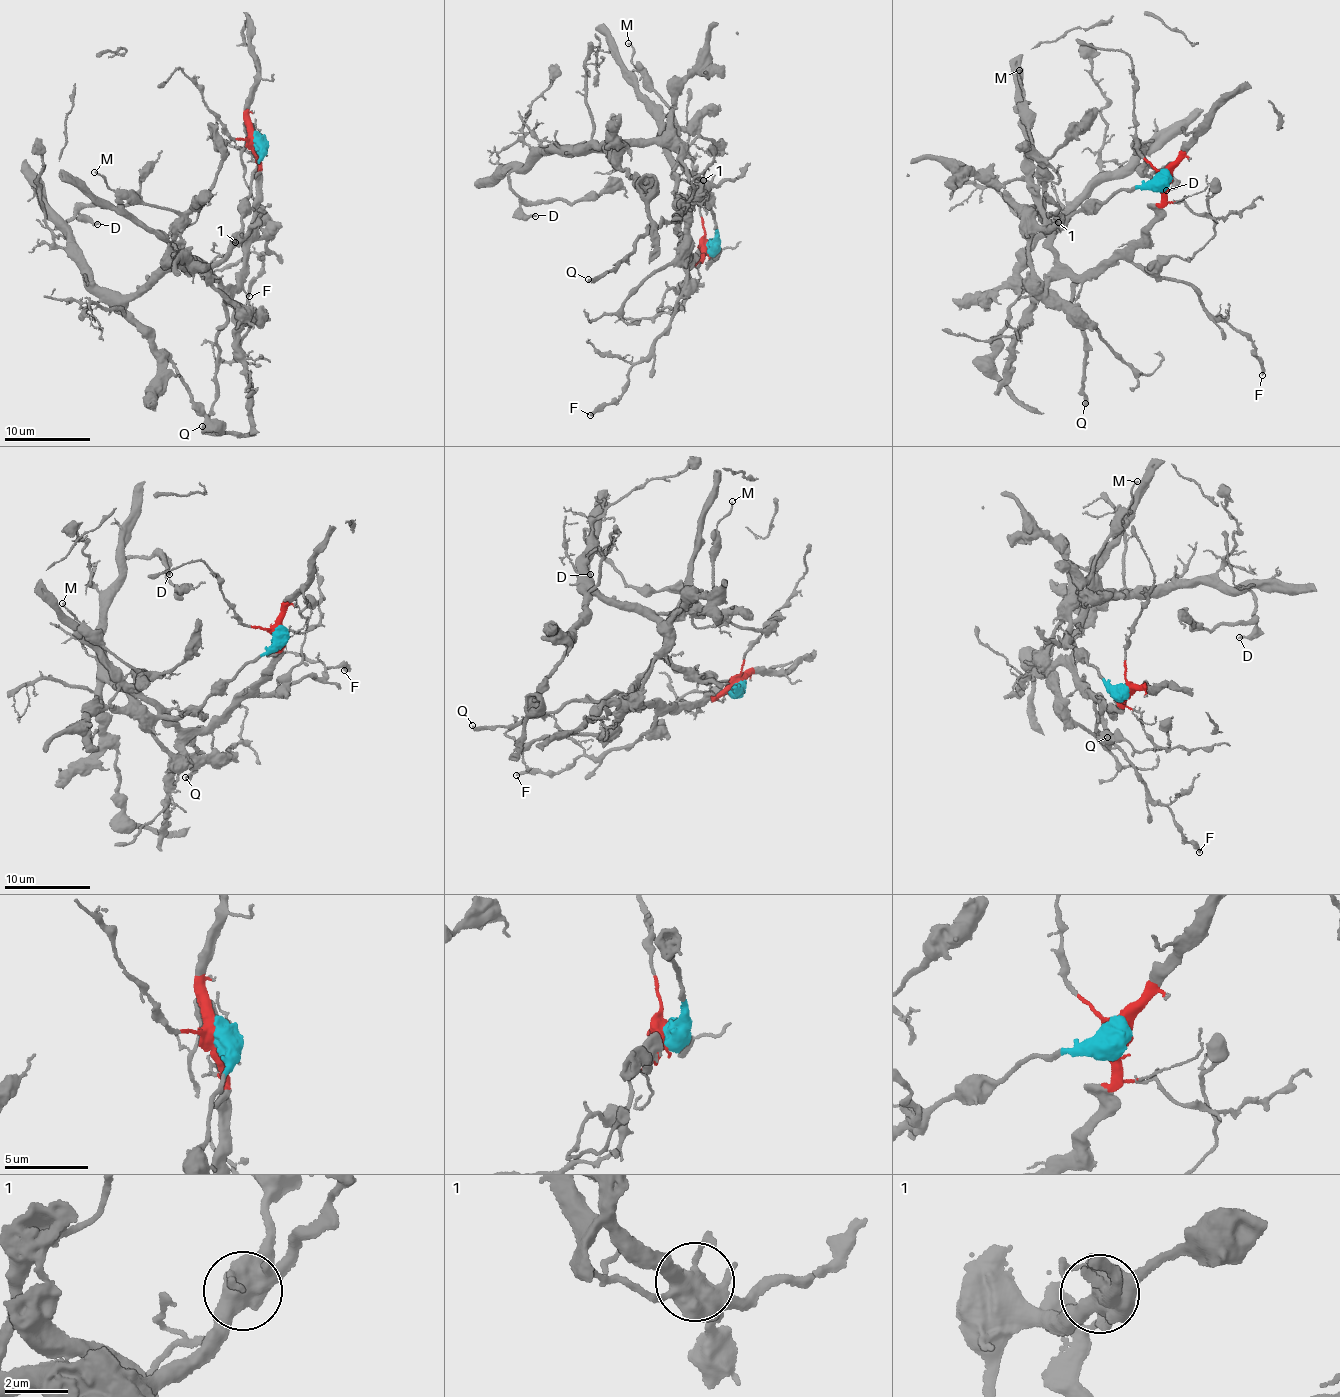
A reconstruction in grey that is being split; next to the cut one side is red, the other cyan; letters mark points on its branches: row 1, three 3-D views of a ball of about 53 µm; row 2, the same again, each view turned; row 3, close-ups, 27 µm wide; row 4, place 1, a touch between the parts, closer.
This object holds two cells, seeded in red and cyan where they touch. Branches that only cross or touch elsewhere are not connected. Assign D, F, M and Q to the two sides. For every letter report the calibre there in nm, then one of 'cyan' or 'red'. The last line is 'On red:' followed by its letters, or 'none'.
D: 200 nm | cyan
F: 240 nm | red
M: 130 nm | cyan
Q: 320 nm | red
On red: F, Q

